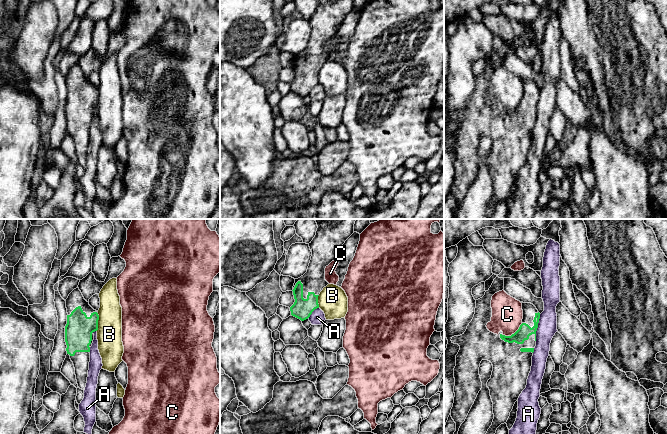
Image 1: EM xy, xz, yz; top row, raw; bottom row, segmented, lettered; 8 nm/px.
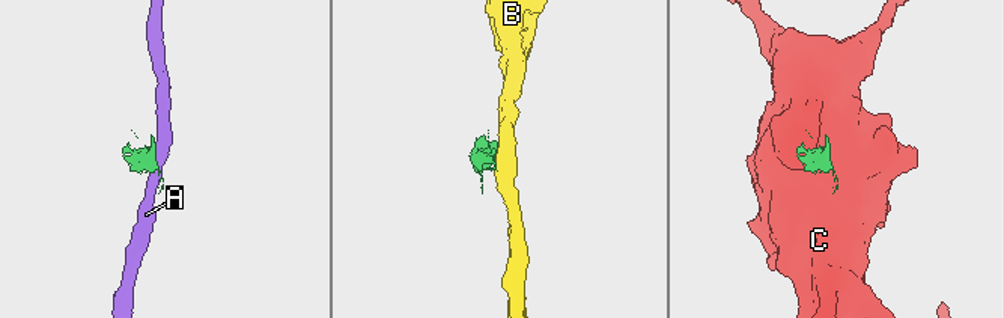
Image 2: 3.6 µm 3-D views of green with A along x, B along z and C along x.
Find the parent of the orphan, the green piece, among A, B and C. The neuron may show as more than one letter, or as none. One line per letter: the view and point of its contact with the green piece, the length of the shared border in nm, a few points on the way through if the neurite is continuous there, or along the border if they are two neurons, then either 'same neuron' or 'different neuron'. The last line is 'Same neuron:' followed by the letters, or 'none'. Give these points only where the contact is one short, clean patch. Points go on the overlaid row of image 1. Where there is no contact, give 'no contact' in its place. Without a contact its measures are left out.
A: meets green in yz at (537, 327); contact 220 nm long; border along yz (540, 314), (535, 340); different neuron
B: meets green in xy at (97, 322); contact 140 nm long; border along xy (98, 313), (98, 328), (96, 330); different neuron
C: meets green in yz at (512, 334); contact 200 nm long; border along yz (522, 323), (510, 335), (501, 334); different neuron
Same neuron: none

